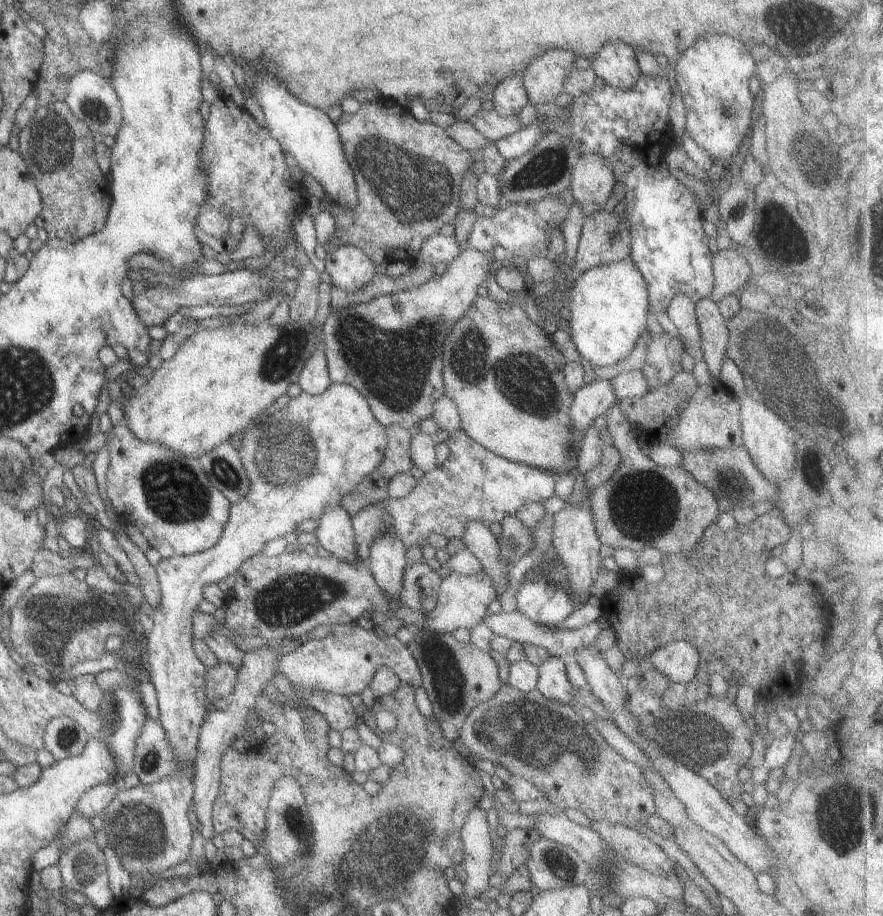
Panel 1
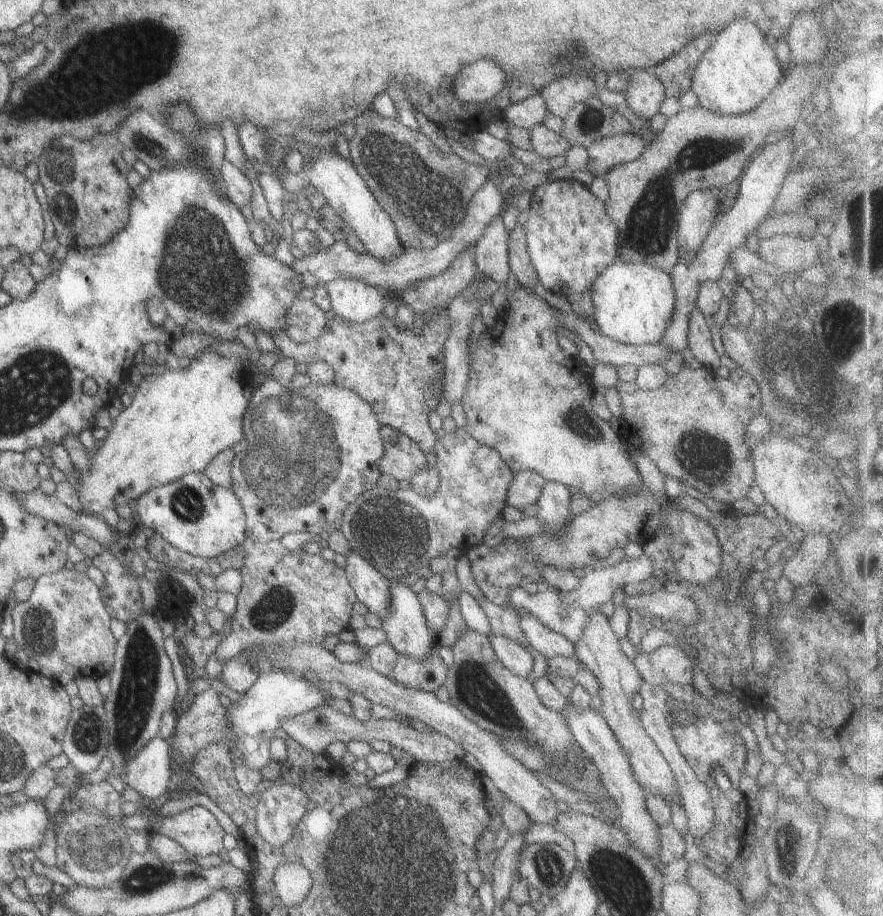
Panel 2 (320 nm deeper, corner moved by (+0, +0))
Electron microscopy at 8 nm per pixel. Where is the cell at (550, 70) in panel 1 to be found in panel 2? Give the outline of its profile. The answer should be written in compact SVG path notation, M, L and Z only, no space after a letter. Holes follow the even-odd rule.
M567 74L553 78L538 94L543 98L548 113L563 118L577 102L587 100L593 90L596 90L596 86L592 76Z

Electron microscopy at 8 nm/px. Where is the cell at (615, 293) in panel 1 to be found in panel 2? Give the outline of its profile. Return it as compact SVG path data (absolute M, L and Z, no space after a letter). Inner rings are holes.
M616 261L589 286L591 319L600 335L623 345L657 343L673 312L673 288L667 273L642 263Z

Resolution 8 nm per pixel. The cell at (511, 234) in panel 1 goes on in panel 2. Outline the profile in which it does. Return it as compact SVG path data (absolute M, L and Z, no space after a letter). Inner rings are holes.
M572 179L553 180L535 186L531 190L531 202L523 214L527 216L522 225L525 252L543 289L560 292L563 288L568 288L577 294L588 292L597 274L616 262L619 248L617 228L611 224L611 220L607 220L602 201L591 195L579 182Z

